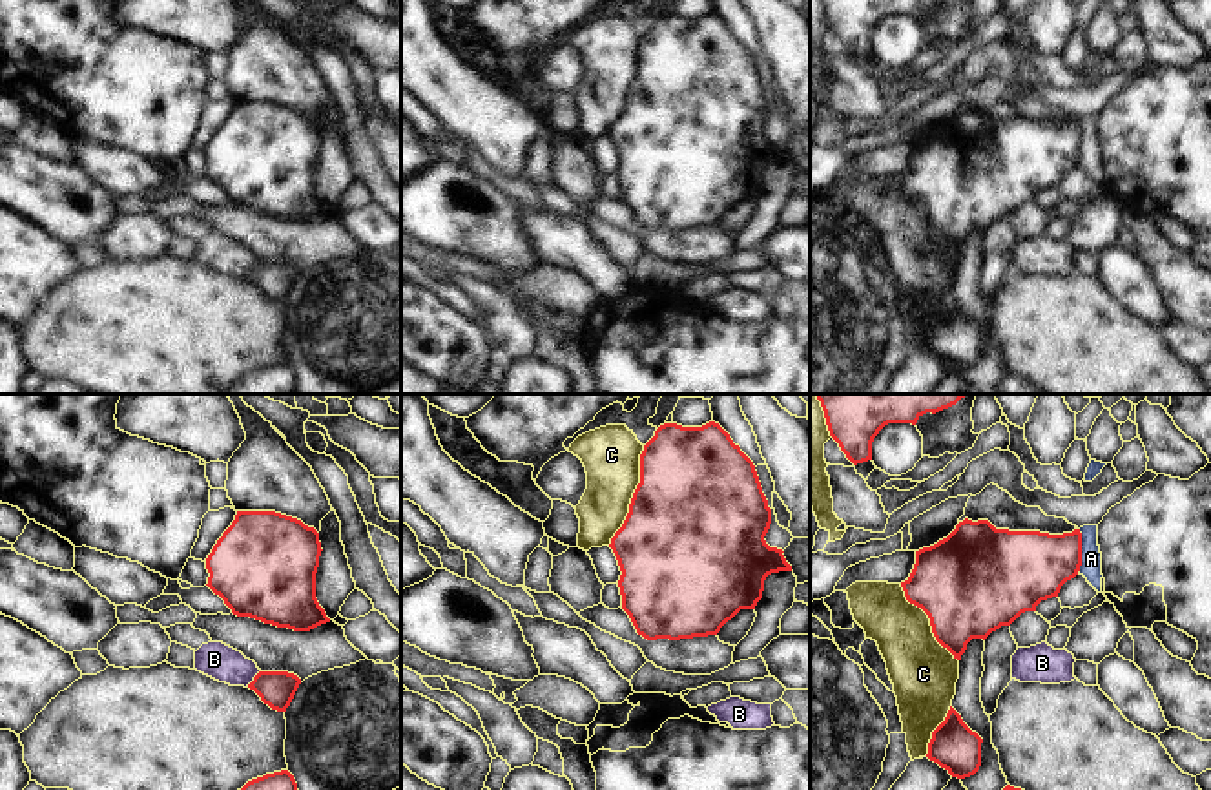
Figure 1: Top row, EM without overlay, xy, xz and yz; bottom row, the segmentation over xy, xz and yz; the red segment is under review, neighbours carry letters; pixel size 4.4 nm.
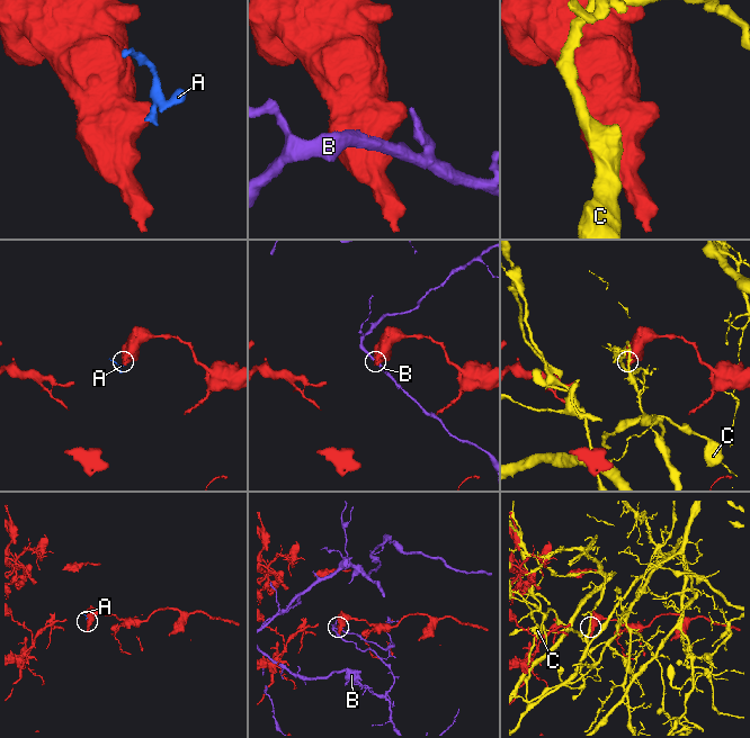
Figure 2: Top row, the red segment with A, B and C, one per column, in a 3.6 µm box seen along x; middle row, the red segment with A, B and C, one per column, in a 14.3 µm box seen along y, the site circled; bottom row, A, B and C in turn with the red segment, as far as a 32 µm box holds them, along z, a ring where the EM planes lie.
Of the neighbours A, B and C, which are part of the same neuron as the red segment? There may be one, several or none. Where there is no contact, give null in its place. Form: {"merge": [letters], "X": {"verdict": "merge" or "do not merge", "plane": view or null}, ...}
{"merge": [], "A": {"verdict": "do not merge", "plane": "yz"}, "B": {"verdict": "do not merge", "plane": "xy"}, "C": {"verdict": "do not merge", "plane": "xz"}}

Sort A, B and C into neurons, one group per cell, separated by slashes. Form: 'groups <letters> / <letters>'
groups A / B / C

